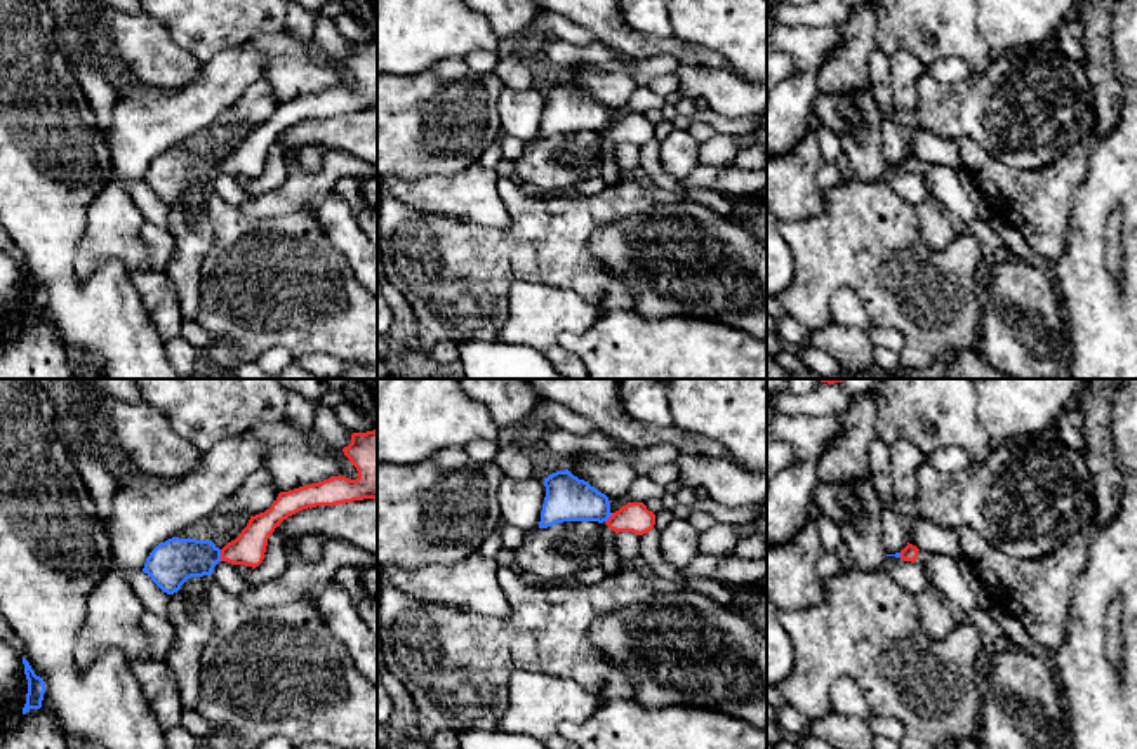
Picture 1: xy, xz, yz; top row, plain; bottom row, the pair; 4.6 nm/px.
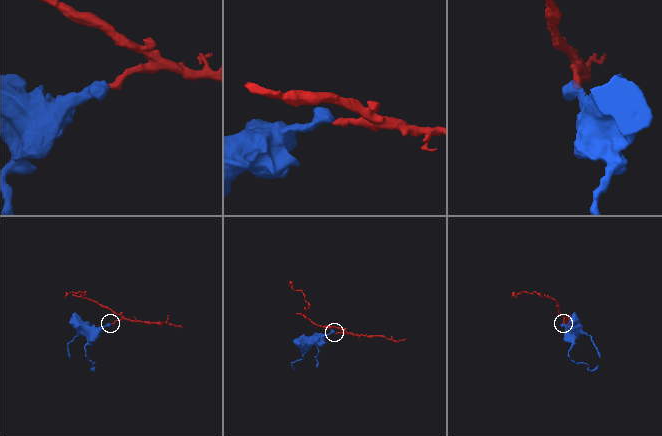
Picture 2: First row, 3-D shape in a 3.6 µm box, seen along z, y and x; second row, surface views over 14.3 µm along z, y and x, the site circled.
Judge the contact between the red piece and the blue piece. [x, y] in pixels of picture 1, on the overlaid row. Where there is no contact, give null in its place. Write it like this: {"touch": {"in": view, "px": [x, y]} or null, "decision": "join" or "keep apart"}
{"touch": {"in": "xy", "px": [221, 555]}, "decision": "keep apart"}

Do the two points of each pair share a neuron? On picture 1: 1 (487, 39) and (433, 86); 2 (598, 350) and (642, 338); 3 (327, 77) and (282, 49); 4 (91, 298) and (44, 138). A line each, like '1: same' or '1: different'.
1: different
2: same
3: same
4: same

